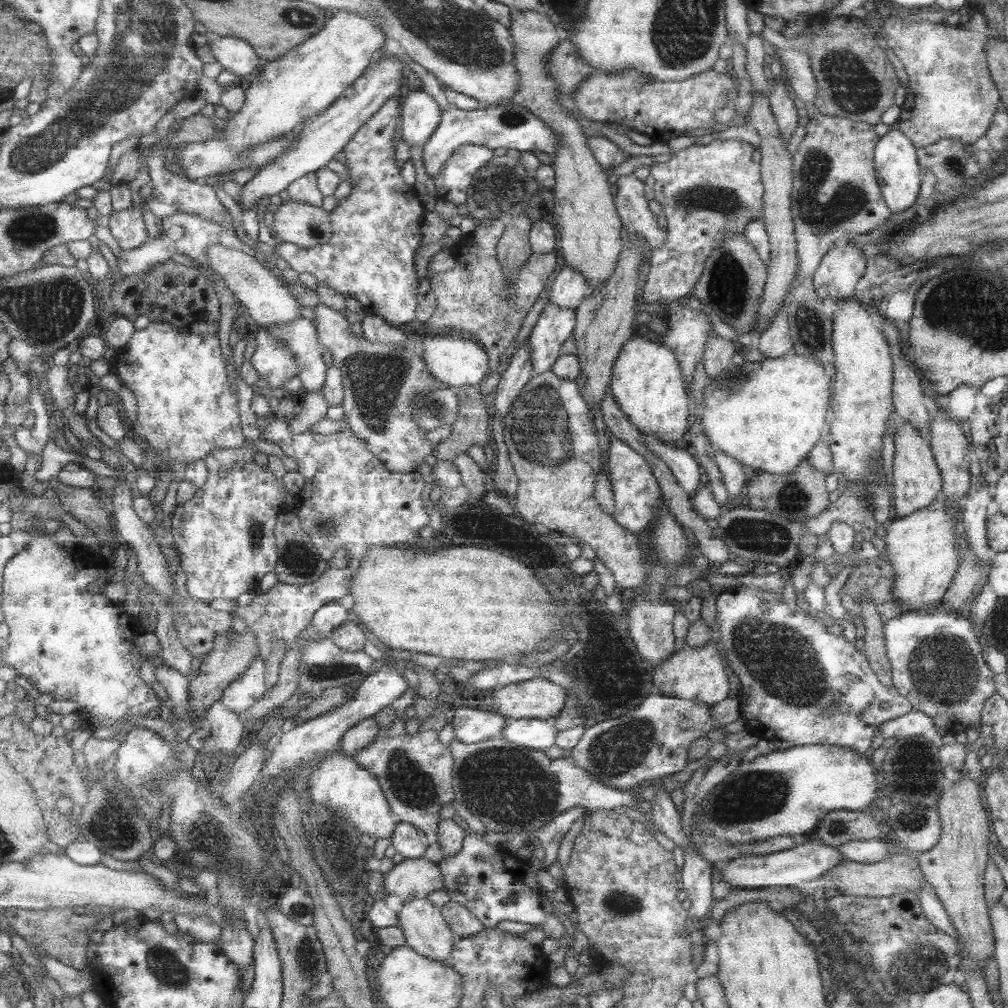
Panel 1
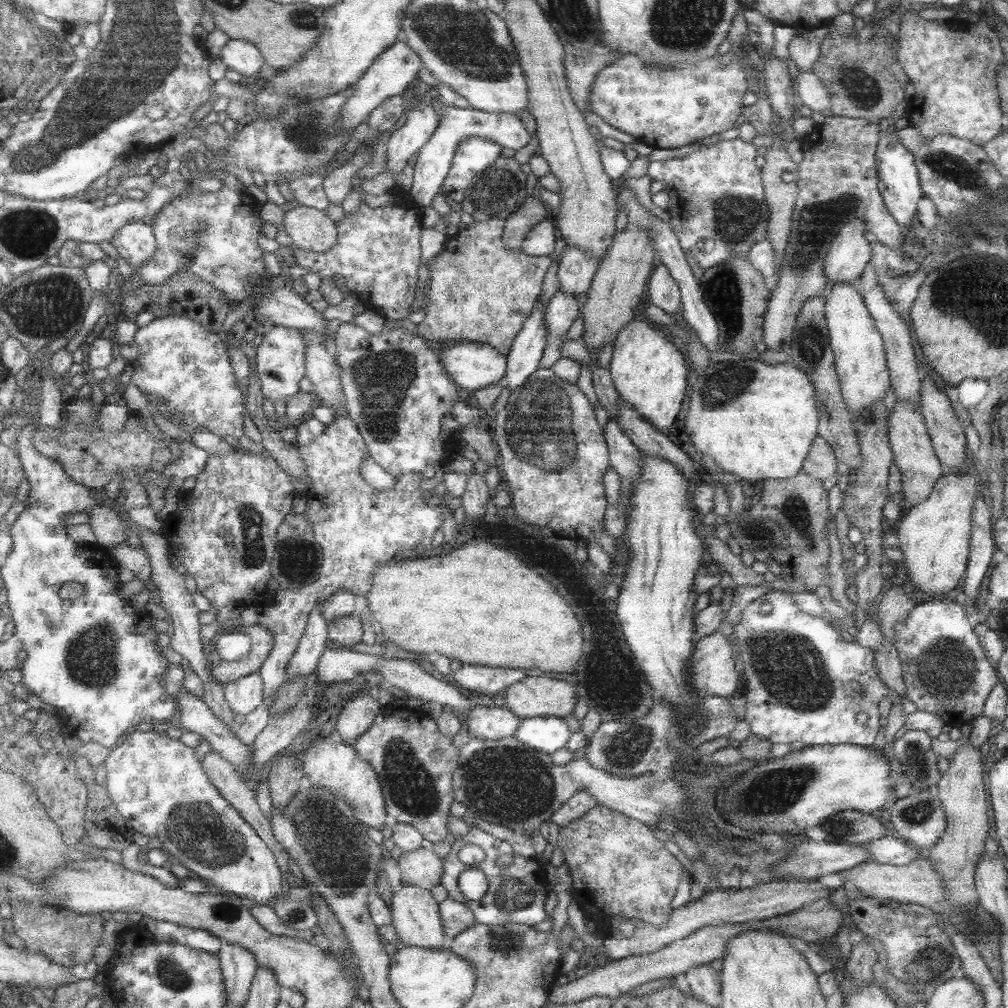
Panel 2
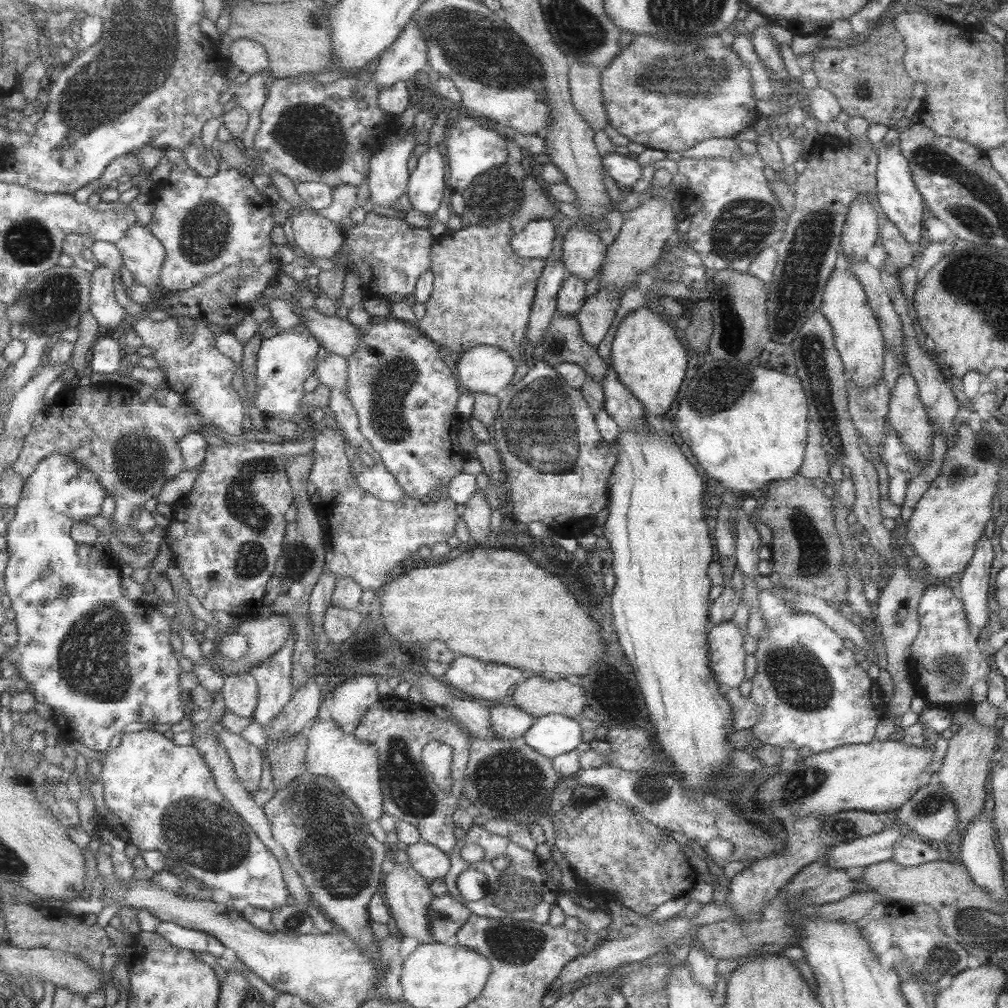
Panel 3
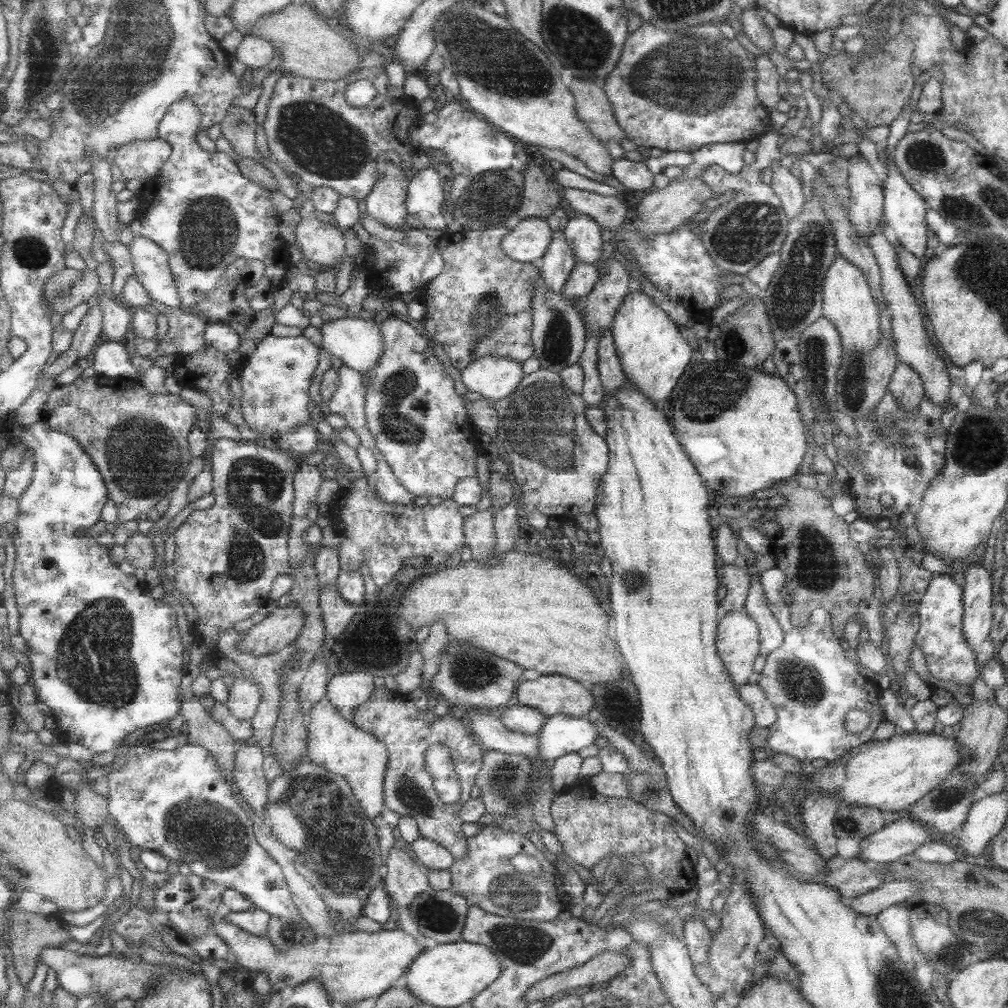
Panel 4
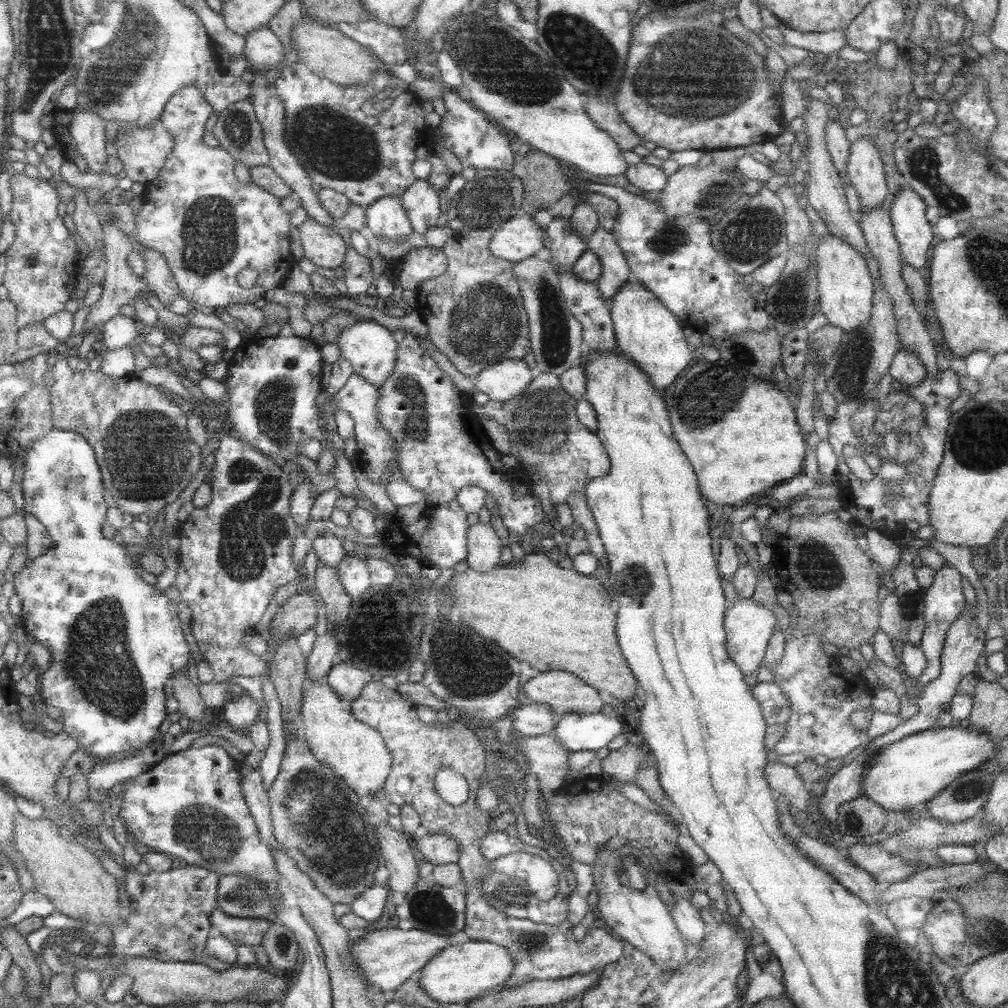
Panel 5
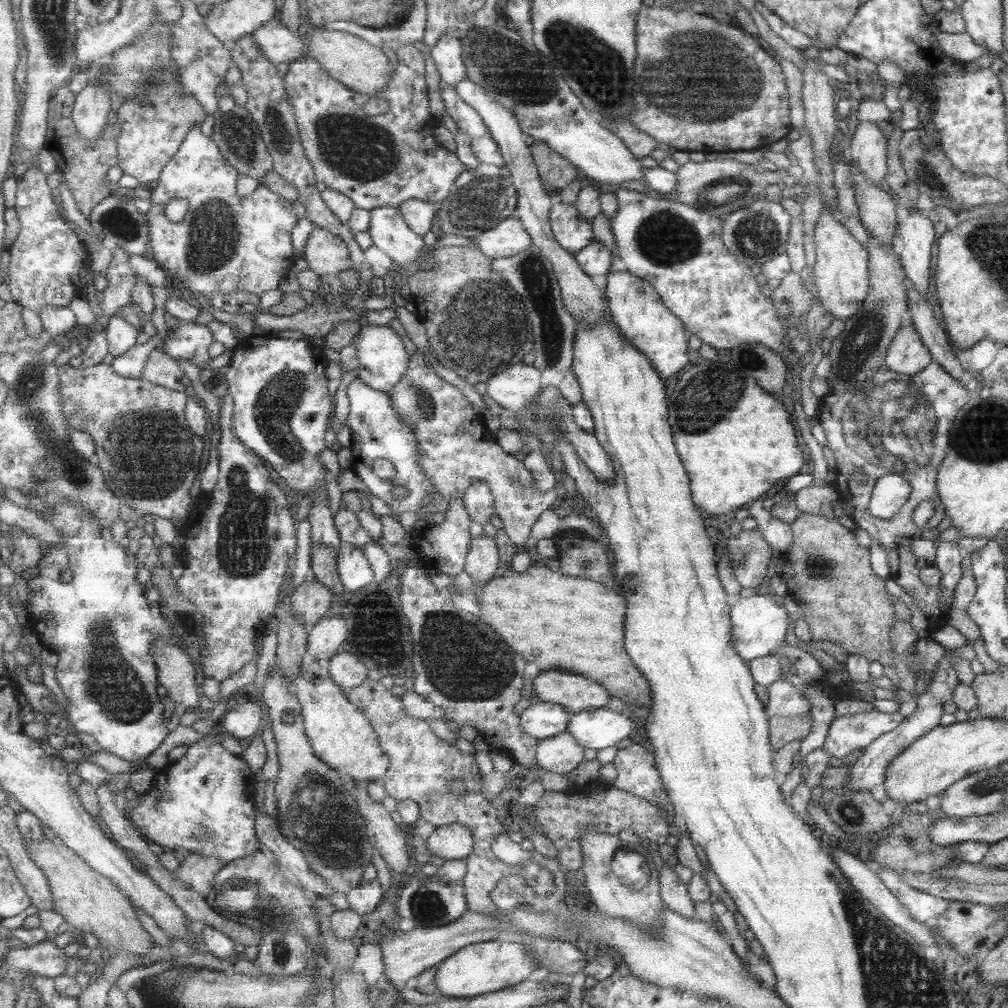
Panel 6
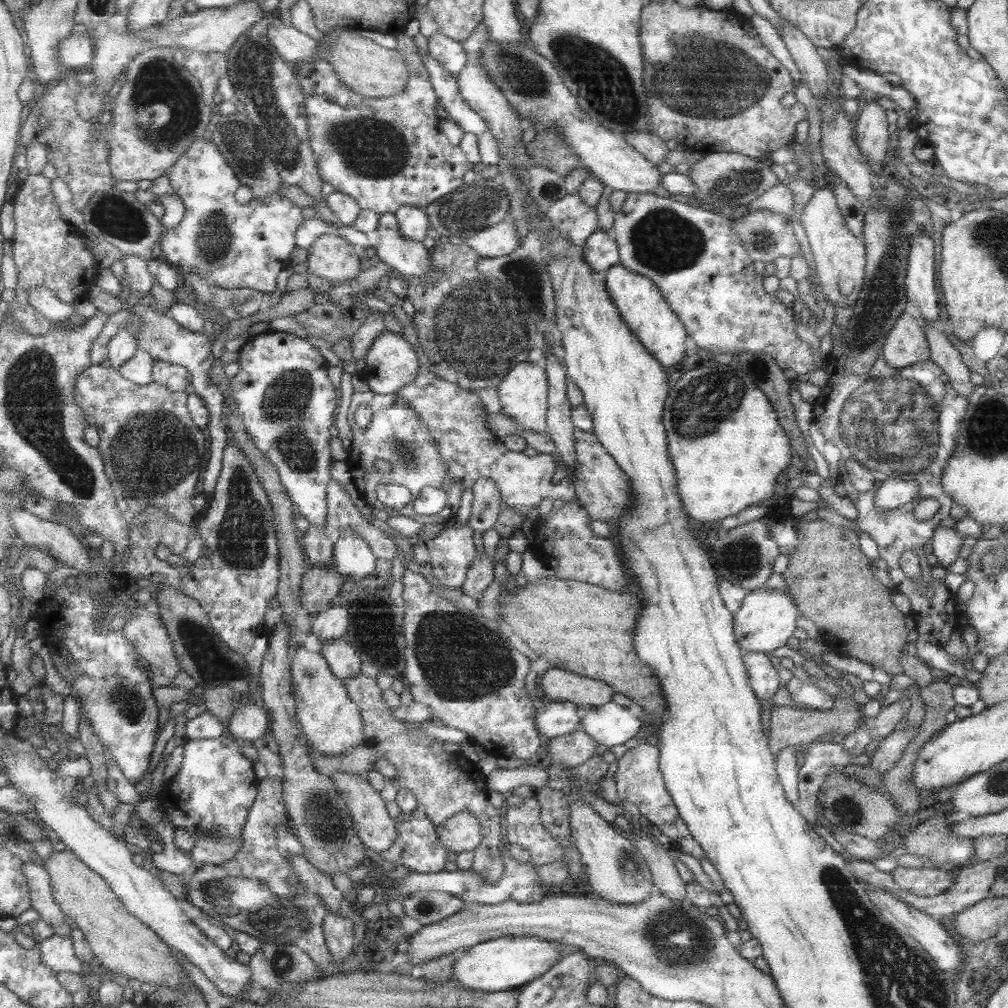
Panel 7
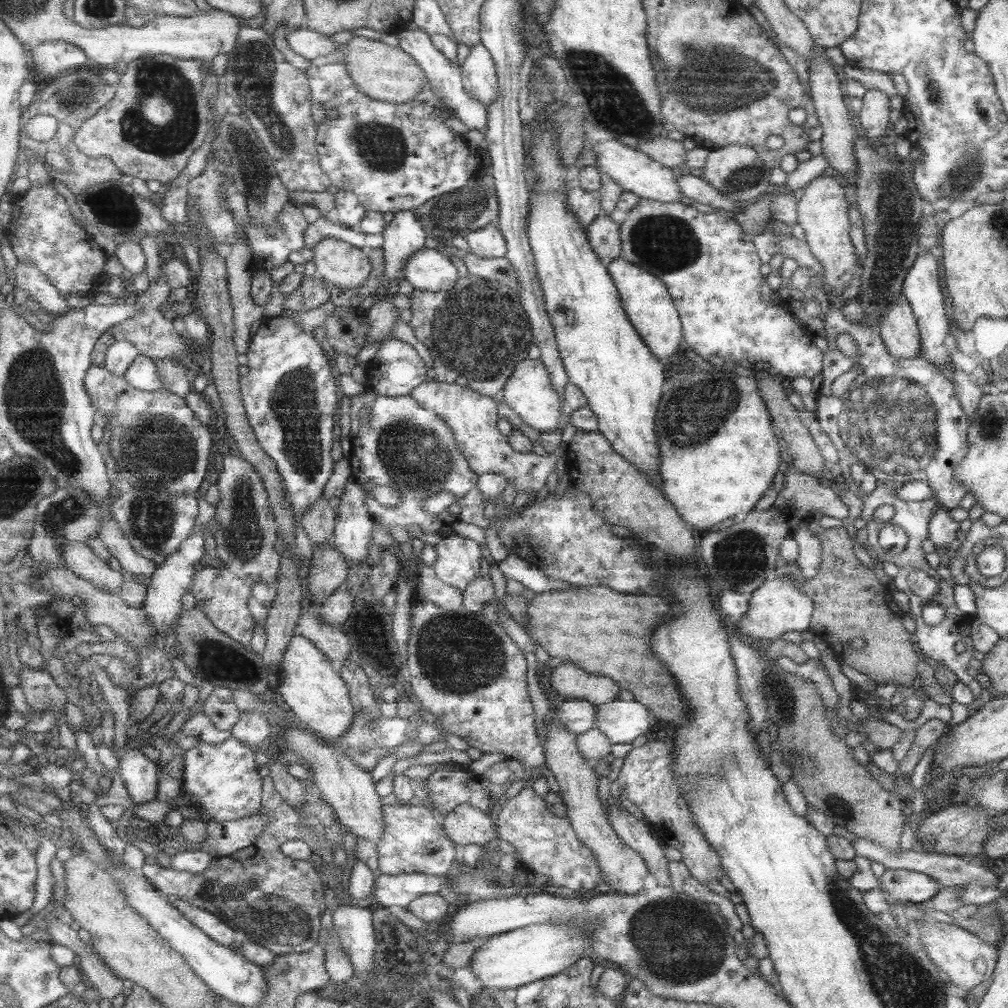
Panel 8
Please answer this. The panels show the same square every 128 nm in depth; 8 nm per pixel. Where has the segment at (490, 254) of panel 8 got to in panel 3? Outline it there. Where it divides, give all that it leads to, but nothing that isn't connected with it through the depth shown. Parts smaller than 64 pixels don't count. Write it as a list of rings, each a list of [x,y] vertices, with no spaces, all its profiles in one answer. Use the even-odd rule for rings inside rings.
[[[533,219],[511,238],[512,250],[520,258],[541,258],[550,256],[554,232],[552,220]]]

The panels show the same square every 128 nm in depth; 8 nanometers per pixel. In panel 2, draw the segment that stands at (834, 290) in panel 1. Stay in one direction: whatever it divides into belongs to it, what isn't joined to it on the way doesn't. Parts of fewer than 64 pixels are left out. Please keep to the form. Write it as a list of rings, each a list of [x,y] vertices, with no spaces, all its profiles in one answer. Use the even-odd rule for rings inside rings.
[[[854,218],[837,231],[825,255],[823,275],[831,285],[852,284],[860,279],[865,264],[870,260],[870,240],[864,237],[864,226]]]

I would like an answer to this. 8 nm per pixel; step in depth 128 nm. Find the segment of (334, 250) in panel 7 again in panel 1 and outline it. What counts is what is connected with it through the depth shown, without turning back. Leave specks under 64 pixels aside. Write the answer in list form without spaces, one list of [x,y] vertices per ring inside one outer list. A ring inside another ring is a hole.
[[[289,200],[273,211],[274,242],[288,242],[313,248],[331,240],[332,217],[330,212],[322,207]]]

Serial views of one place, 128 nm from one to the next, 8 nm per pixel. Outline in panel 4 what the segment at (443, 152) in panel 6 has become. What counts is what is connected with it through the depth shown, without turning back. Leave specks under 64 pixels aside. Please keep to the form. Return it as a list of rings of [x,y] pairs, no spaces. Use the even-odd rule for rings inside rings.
[[[360,68],[355,74],[338,81],[318,81],[297,75],[282,74],[274,91],[262,124],[271,156],[281,169],[297,174],[300,180],[313,187],[329,187],[343,197],[365,200],[375,188],[380,174],[379,158],[383,153],[395,152],[403,161],[409,178],[417,174],[411,165],[411,154],[418,148],[408,137],[410,121],[405,118],[405,104],[381,106],[381,94],[387,86],[377,86],[377,68]],[[369,79],[378,90],[375,100],[366,106],[367,116],[357,114],[346,99],[349,84]]]

